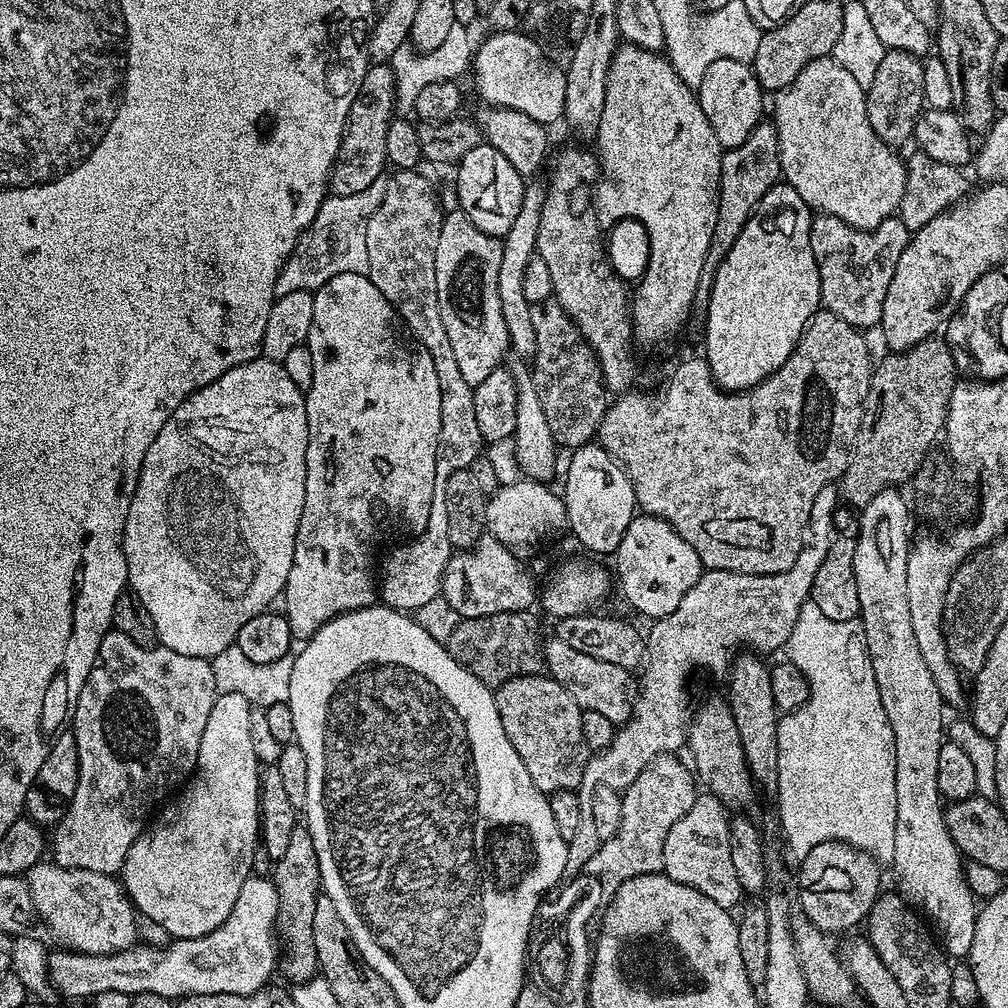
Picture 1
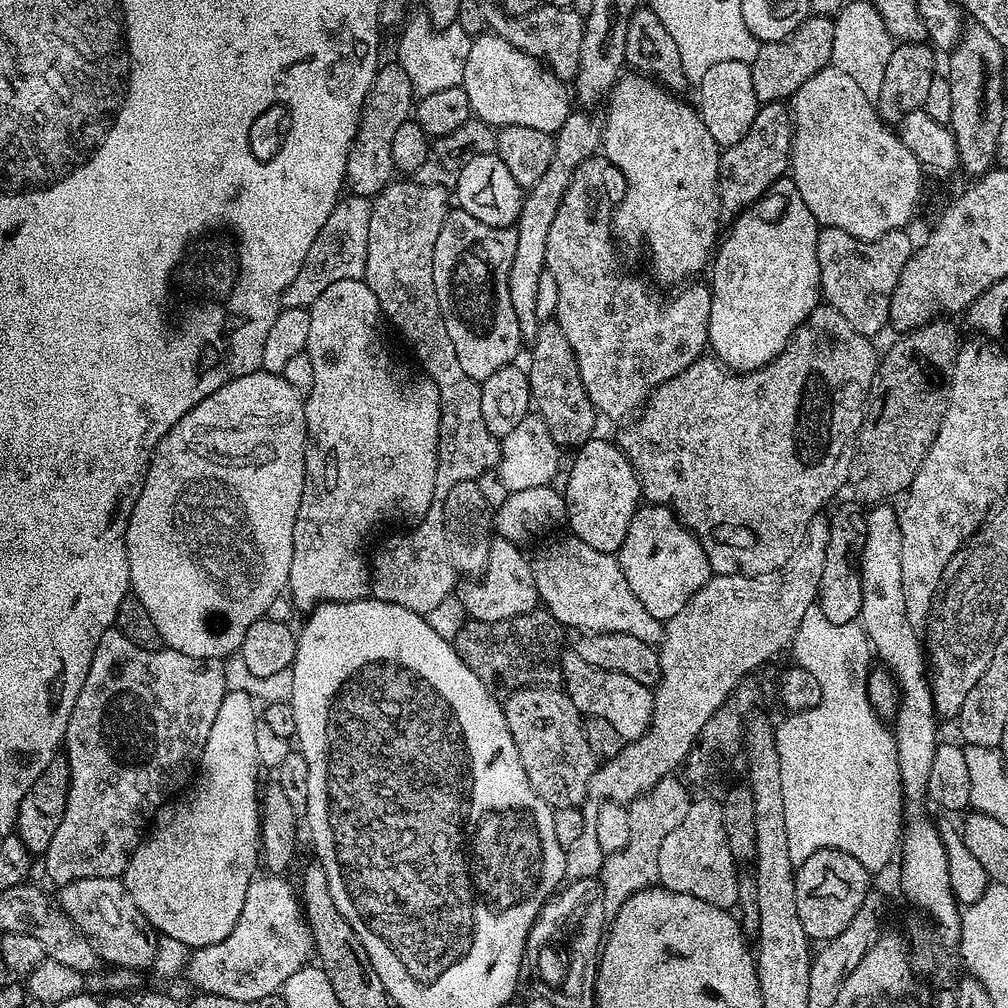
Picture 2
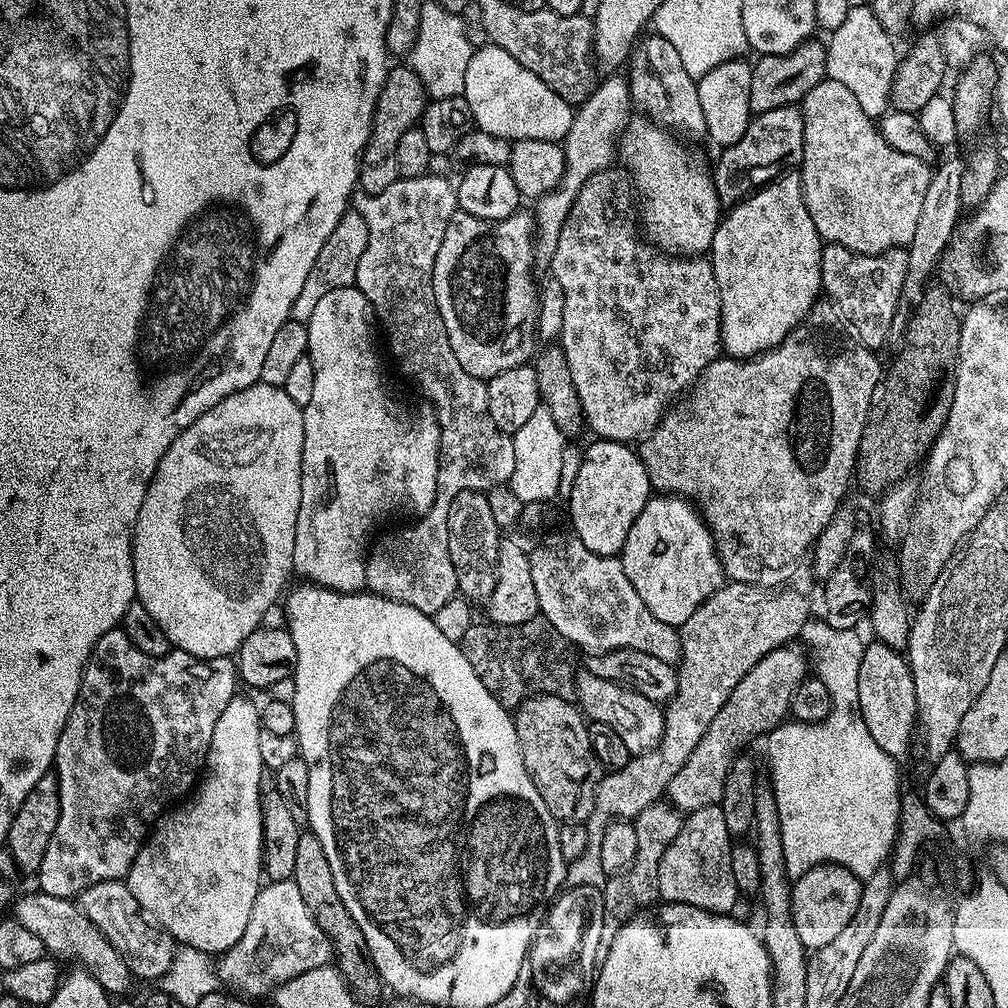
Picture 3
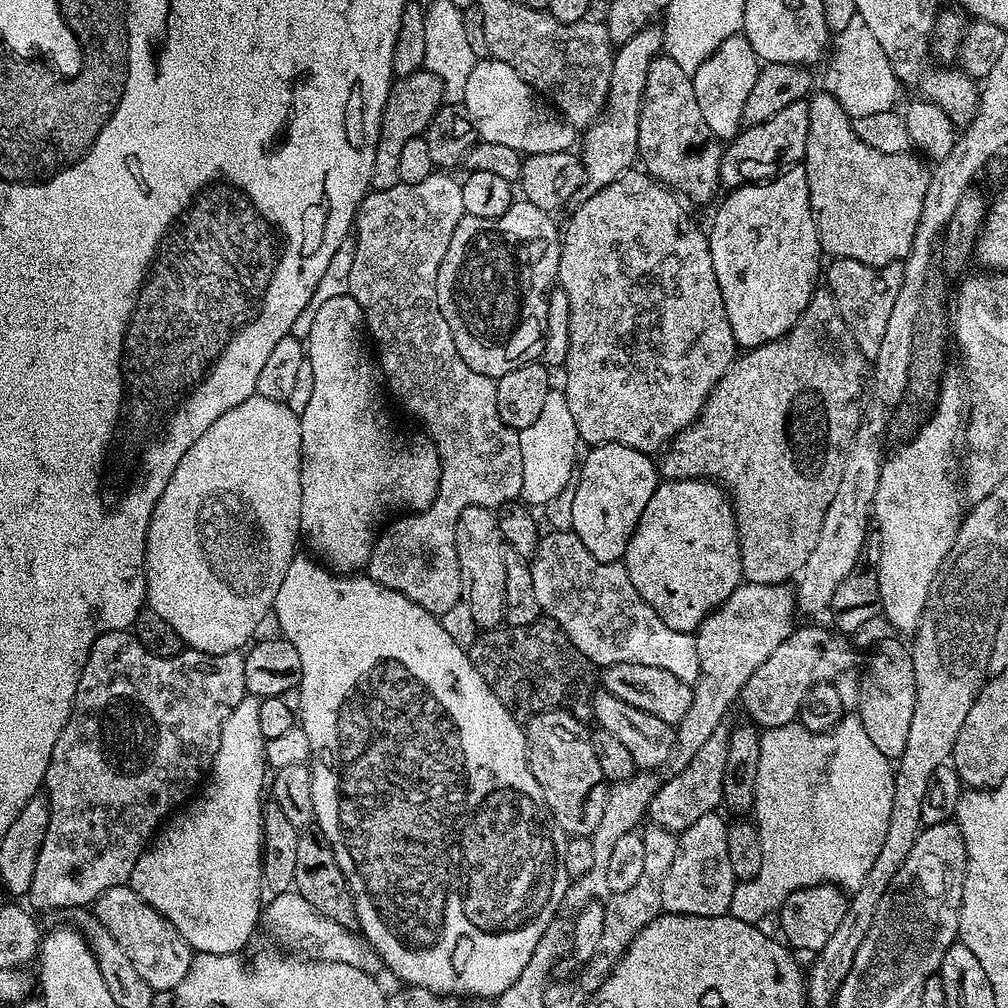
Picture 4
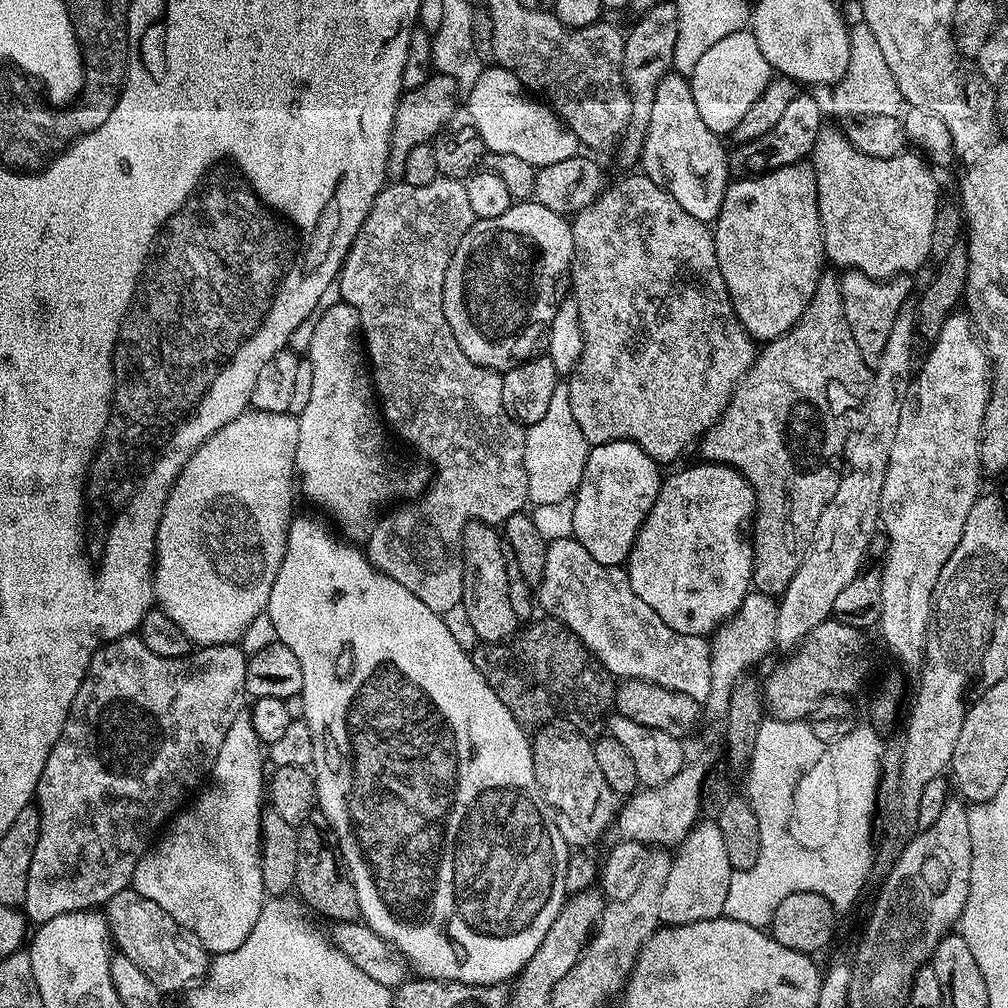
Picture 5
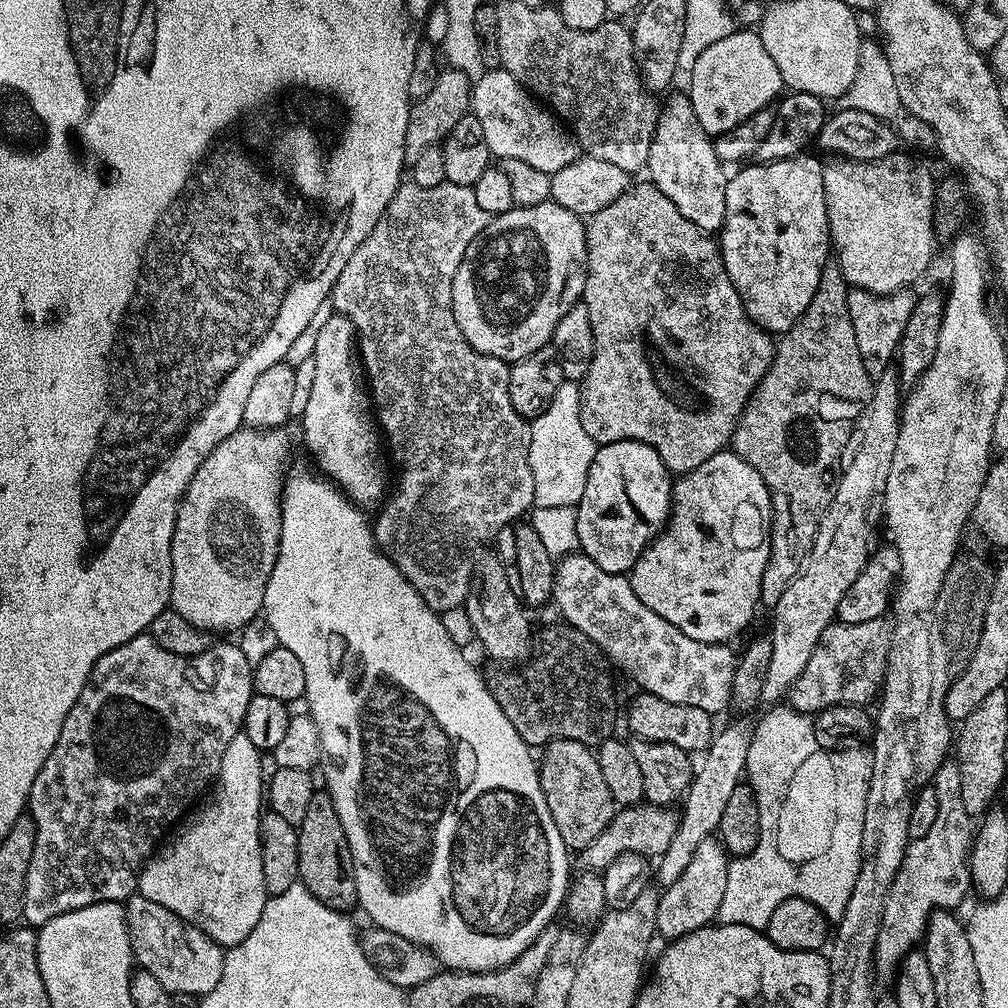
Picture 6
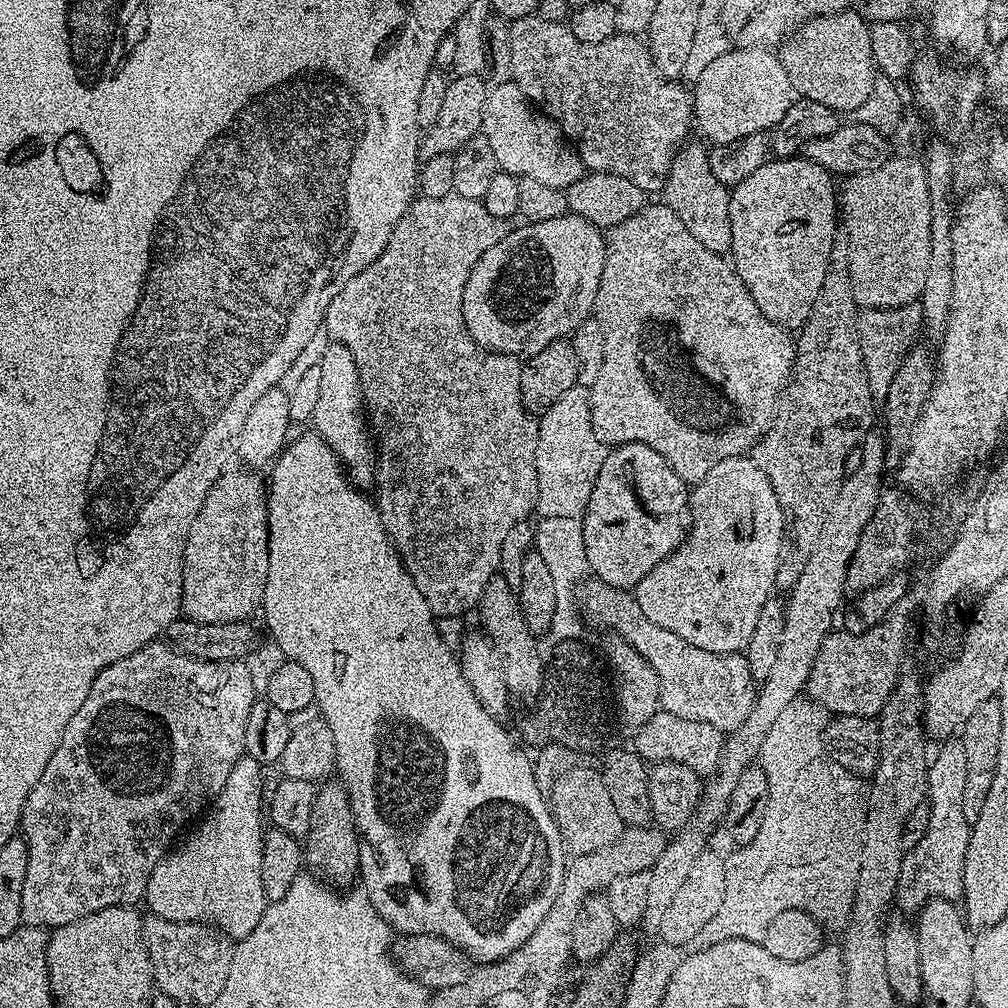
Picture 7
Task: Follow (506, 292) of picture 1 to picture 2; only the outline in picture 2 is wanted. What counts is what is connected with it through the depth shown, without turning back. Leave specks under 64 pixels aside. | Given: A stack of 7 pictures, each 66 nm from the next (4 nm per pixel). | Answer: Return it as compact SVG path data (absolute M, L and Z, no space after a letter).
M569 111L566 122L554 133L556 145L554 158L550 158L550 166L546 166L546 174L534 182L534 186L523 193L520 202L520 217L515 222L518 246L514 246L514 262L510 262L510 302L514 302L514 314L518 314L518 330L525 341L532 342L536 338L538 321L536 318L536 294L538 278L546 271L546 238L550 235L550 222L554 222L554 214L558 214L558 206L564 197L566 186L570 186L570 178L574 170L591 156L597 155L602 144L602 128L587 116L587 111Z

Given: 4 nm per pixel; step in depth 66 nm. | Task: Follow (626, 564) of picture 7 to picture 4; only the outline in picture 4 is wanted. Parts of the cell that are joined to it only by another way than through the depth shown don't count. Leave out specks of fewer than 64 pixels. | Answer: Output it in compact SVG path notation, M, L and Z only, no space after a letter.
M598 444L591 449L588 457L583 457L578 471L580 481L574 492L573 524L571 531L598 558L598 562L611 564L623 561L624 551L638 526L638 518L642 518L642 510L646 510L646 502L650 502L650 494L654 494L658 483L658 468L653 457L647 452L639 452L630 446L621 444Z

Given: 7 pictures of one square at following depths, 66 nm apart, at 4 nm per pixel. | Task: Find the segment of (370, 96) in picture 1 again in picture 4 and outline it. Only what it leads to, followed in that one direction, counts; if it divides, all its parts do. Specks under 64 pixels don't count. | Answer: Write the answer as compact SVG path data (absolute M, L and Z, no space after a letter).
M421 70L409 76L393 79L392 89L386 98L386 106L380 119L380 137L372 171L373 189L390 190L395 184L400 183L398 161L402 155L402 146L406 146L410 138L423 136L444 99L444 83L432 72Z

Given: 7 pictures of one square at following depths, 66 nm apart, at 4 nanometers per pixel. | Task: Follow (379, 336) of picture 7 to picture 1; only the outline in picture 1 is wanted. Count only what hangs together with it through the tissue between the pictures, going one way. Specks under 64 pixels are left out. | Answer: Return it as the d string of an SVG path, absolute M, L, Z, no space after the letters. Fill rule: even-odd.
M396 170L387 177L388 184L383 185L384 193L382 194L382 202L374 210L374 214L370 218L370 222L366 226L366 255L370 258L370 266L366 275L374 282L374 286L378 286L378 290L382 290L382 294L395 310L397 317L402 321L403 327L409 333L413 332L415 343L419 347L424 348L430 354L430 358L434 358L434 370L438 370L438 386L442 390L442 426L438 434L438 454L436 455L436 482L437 485L443 486L446 478L450 478L450 474L454 474L463 468L471 469L473 462L479 458L485 451L486 442L482 438L482 430L478 430L478 421L474 415L474 394L472 393L473 385L466 382L466 378L462 378L462 373L458 370L458 362L454 358L454 349L450 347L450 338L446 338L446 326L442 326L442 314L438 310L438 282L434 278L434 250L438 250L438 234L442 230L442 222L444 221L445 213L440 212L440 200L436 197L436 192L432 189L432 184L424 176L419 176L419 171L416 170ZM437 494L432 500L432 513L424 533L405 539L393 548L396 549L385 560L383 557L378 568L378 596L387 607L394 608L397 612L412 614L417 608L426 606L426 602L441 595L444 571L454 551L444 519L443 495Z

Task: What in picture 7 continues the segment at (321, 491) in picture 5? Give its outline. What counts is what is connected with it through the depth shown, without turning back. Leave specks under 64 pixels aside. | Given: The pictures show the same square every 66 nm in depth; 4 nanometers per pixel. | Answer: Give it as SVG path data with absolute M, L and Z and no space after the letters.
M335 342L318 356L320 361L320 381L317 401L310 417L315 435L328 443L330 450L339 458L349 480L357 488L364 490L374 480L374 444L366 431L366 409L360 399L360 379L354 366L354 358L346 346Z

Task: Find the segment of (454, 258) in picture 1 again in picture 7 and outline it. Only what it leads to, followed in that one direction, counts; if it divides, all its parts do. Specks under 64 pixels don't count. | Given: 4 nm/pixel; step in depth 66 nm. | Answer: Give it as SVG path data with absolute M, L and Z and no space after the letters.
M565 214L545 220L520 222L513 232L505 231L494 246L485 249L468 271L460 298L466 330L478 347L487 348L490 352L501 352L517 358L533 356L547 344L561 339L564 331L567 333L573 327L572 311L583 292L588 306L595 305L596 286L603 265L604 237L601 229L586 218Z

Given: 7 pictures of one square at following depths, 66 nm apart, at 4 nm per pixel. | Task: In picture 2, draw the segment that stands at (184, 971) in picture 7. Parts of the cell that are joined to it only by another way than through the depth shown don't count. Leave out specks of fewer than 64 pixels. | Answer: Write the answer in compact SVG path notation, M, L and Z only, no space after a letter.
M82 878L63 885L59 892L58 907L95 943L105 965L133 970L151 969L155 965L156 940L138 906L134 906L134 898L130 898L123 879Z

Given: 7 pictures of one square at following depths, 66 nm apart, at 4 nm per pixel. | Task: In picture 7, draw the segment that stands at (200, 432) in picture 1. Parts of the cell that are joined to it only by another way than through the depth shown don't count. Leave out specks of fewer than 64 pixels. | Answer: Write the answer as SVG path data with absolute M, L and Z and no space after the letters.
M252 470L246 472L228 472L217 475L212 481L212 488L206 494L200 509L188 533L184 539L184 557L182 558L182 612L189 620L198 622L234 622L235 620L247 621L252 611L261 607L264 599L264 583L266 582L266 570L268 569L268 502L266 499L266 484L263 479L259 480Z

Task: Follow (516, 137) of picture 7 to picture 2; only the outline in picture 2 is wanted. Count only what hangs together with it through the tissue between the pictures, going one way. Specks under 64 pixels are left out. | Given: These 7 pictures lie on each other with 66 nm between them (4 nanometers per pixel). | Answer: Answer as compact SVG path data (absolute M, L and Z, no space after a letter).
M481 34L472 40L462 86L466 90L466 98L470 98L473 117L497 129L526 126L530 130L542 130L554 134L562 126L562 122L566 122L570 111L570 105L568 105L570 92L569 89L568 92L564 89L567 88L565 81L559 80L539 60L510 46L510 42L506 42L501 36L495 34Z

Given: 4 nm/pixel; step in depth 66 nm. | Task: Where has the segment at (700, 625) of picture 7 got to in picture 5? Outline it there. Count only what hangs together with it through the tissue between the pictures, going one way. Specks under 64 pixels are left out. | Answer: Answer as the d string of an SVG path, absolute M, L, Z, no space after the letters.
M699 463L674 473L669 480L667 477L661 483L660 494L647 519L644 520L644 525L640 528L640 533L636 536L636 542L628 555L626 571L630 578L630 586L634 586L634 594L638 594L638 598L642 598L642 602L646 602L646 606L650 606L650 610L654 610L654 614L658 614L658 618L666 622L666 626L678 630L678 634L708 638L742 606L742 602L747 598L754 584L754 544L750 539L750 529L754 524L756 491L752 489L752 484L740 471L731 468L728 464Z

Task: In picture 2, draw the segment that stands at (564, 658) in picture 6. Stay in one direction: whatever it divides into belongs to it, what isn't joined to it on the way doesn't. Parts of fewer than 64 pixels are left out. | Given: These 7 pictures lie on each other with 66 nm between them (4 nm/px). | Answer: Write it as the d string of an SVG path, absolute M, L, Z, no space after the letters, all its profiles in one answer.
M537 606L533 612L502 622L482 622L468 619L458 630L454 647L462 662L478 674L483 684L493 690L504 688L505 693L519 688L556 686L561 683L560 654L565 647L565 629L554 619L547 608Z

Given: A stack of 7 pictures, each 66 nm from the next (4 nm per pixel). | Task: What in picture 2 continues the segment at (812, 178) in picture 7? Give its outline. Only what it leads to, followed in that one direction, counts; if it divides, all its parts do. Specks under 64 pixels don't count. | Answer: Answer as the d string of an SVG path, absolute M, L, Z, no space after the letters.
M791 178L775 180L760 199L745 208L731 221L732 229L719 241L710 261L710 322L708 342L711 355L733 372L753 372L784 351L796 327L821 303L820 271L818 270L818 234L821 225L816 223L810 206L802 202L798 186Z

